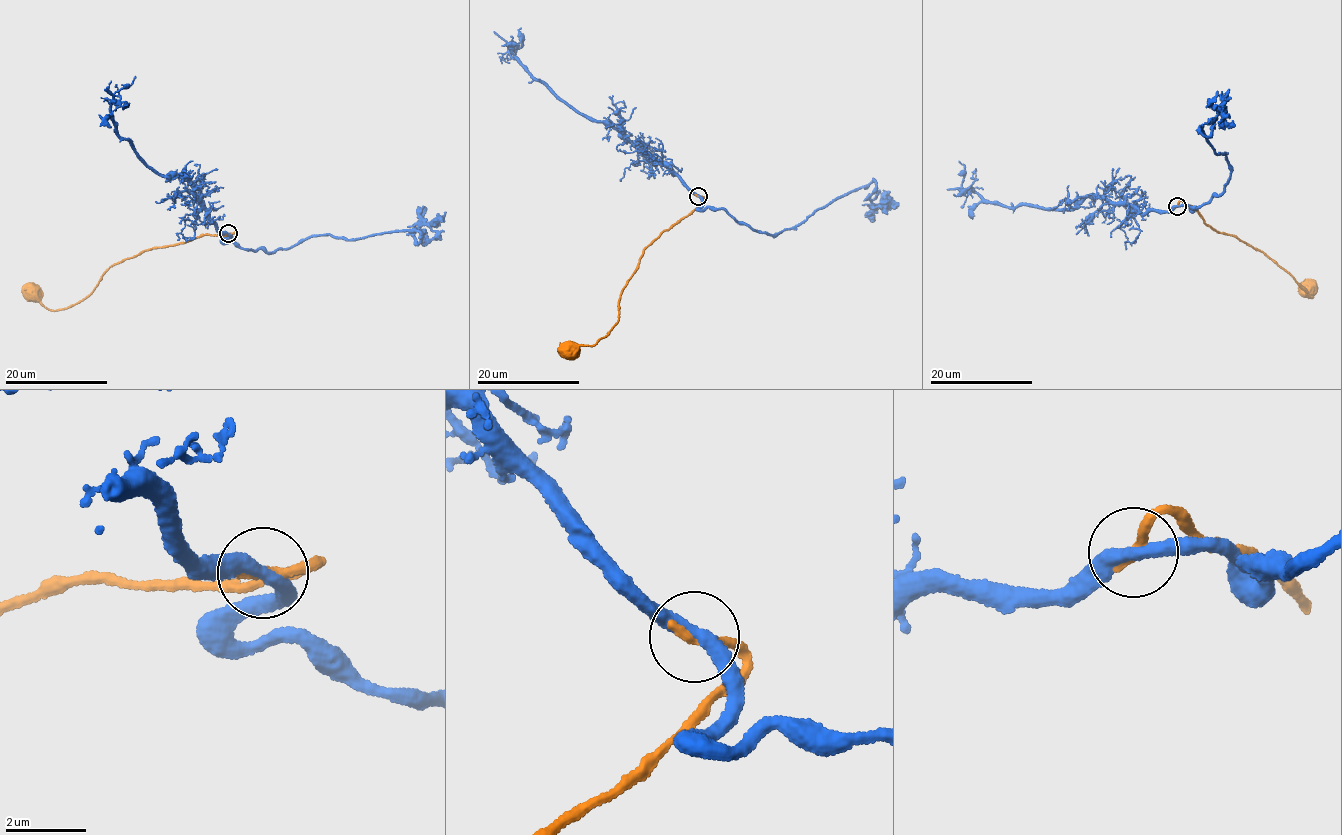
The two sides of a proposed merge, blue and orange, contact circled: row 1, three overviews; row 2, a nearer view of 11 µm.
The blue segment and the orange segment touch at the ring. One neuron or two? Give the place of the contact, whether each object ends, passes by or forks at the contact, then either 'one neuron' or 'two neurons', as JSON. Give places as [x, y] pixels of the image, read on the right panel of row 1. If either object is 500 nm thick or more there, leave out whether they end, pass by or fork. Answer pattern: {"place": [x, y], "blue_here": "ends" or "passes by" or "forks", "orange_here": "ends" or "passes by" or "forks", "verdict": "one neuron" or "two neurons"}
{"place": [1177, 206], "blue_here": "passes by", "orange_here": "ends", "verdict": "one neuron"}

